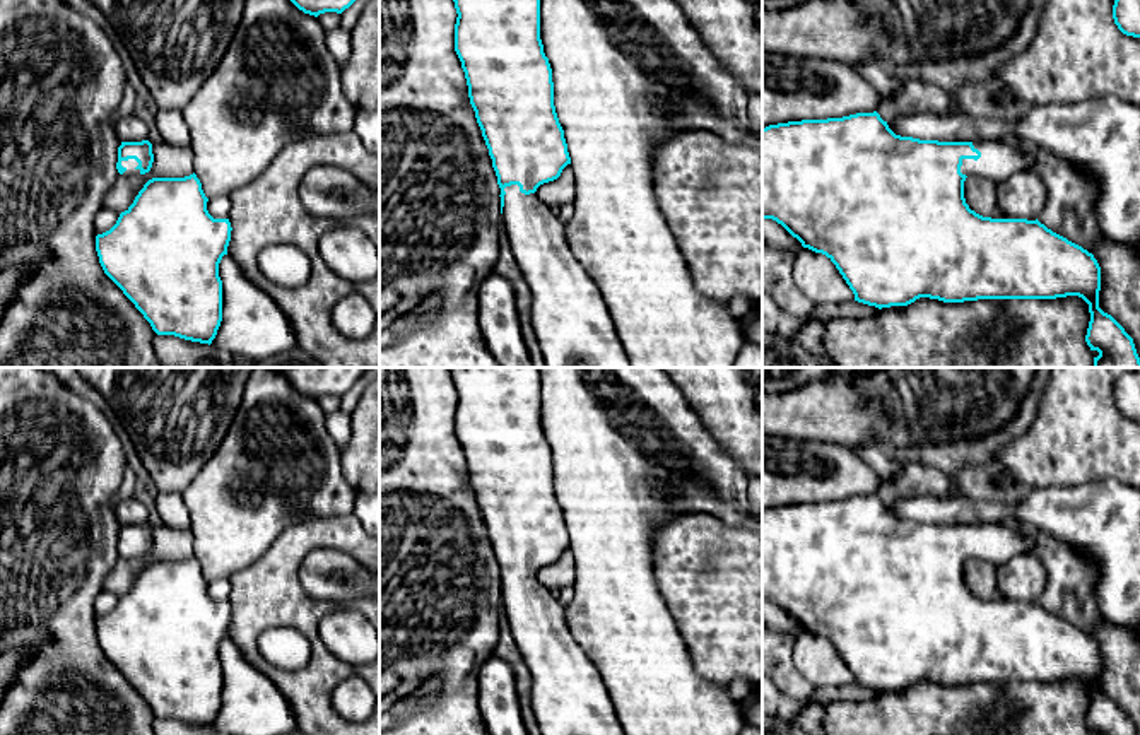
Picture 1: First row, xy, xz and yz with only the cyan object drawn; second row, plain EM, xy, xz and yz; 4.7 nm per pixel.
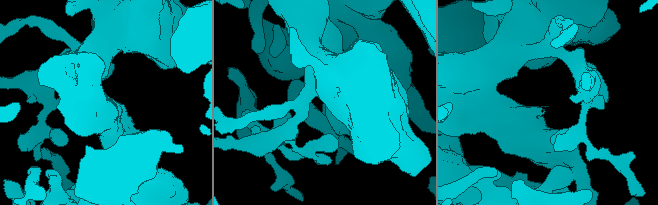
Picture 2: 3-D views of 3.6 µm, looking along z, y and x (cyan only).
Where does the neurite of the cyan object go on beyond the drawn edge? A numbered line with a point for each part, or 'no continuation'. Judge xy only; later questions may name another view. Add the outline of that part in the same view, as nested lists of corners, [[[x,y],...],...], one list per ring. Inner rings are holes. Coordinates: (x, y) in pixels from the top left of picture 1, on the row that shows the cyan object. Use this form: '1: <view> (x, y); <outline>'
1: xy (130, 164); [[[135,159],[121,161],[121,166],[126,169],[125,176],[137,176],[140,174],[140,169],[137,168],[138,162]]]

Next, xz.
1: xz (573, 325); [[[504,188],[502,224],[530,285],[547,368],[631,368],[602,292],[566,243],[564,222],[535,193]]]

